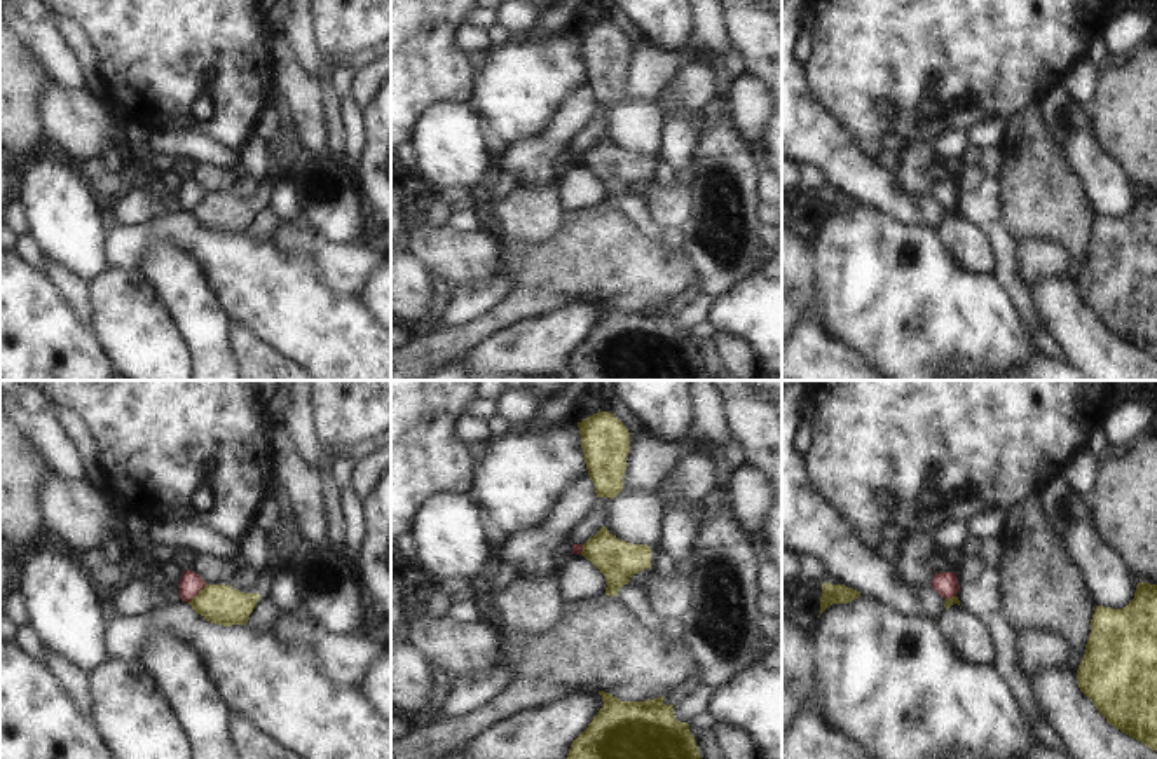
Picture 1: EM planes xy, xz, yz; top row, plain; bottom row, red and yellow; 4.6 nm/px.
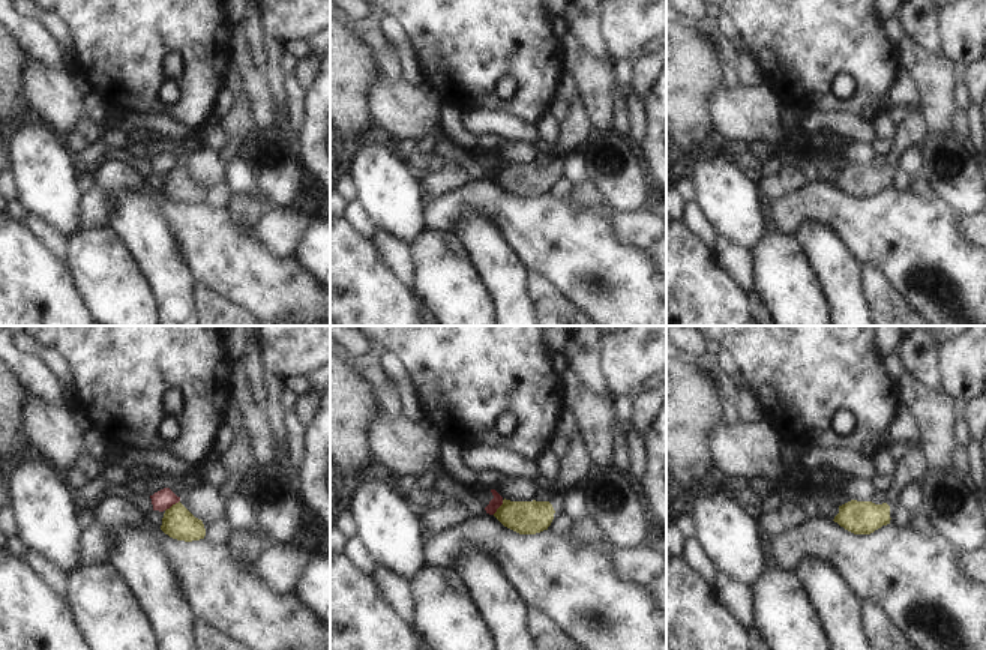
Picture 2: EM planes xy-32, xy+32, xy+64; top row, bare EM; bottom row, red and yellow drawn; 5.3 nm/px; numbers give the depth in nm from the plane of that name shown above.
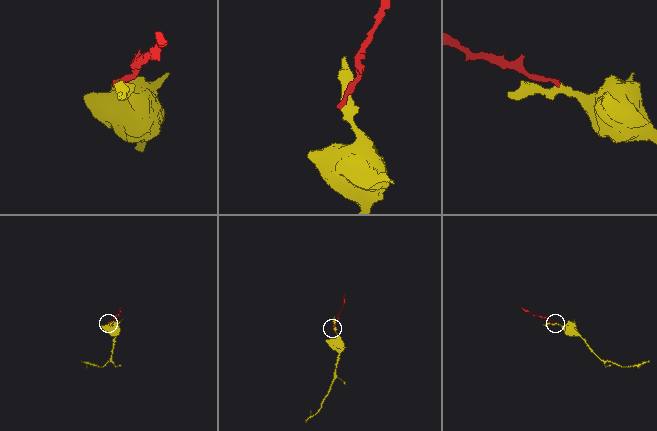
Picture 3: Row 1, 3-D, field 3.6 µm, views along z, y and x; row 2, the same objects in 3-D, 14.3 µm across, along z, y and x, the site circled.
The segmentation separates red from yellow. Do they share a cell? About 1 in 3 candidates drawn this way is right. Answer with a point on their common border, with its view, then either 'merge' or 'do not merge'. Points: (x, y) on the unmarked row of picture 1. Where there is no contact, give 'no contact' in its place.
xy (198, 203) | do not merge

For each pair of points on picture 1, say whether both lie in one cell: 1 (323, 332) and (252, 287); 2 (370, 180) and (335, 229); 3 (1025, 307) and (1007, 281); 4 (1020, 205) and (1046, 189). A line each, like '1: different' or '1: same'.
1: same
2: different
3: same
4: same

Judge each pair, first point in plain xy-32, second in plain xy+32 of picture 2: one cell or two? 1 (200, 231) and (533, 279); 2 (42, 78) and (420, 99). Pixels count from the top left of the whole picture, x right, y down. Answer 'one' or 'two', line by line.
1: two
2: one

